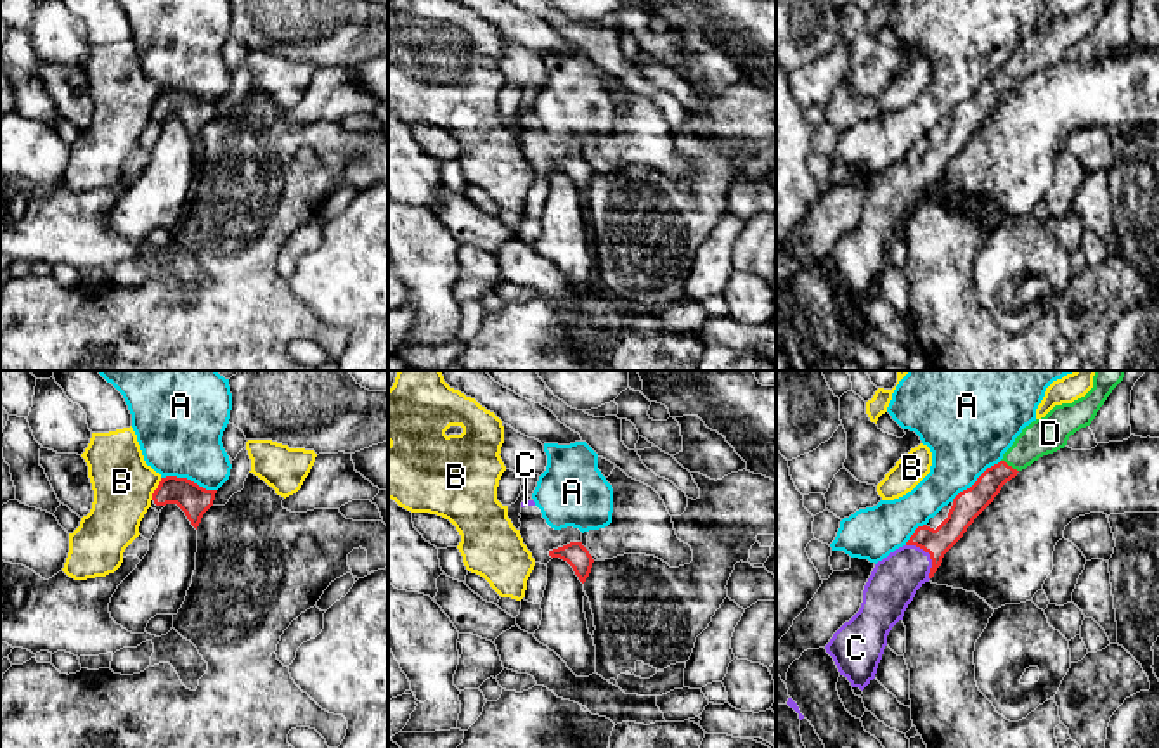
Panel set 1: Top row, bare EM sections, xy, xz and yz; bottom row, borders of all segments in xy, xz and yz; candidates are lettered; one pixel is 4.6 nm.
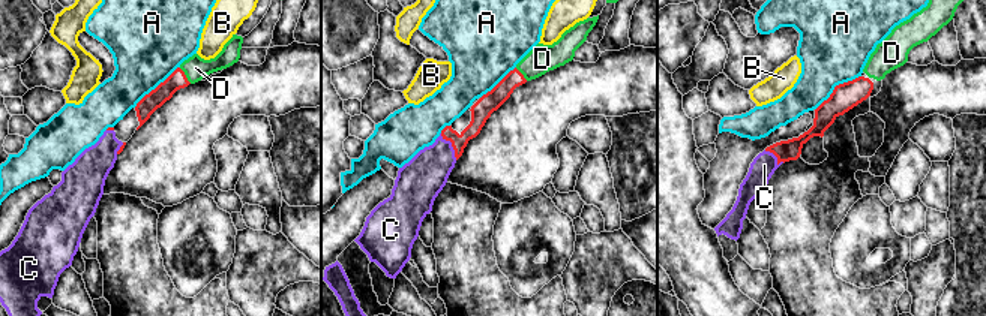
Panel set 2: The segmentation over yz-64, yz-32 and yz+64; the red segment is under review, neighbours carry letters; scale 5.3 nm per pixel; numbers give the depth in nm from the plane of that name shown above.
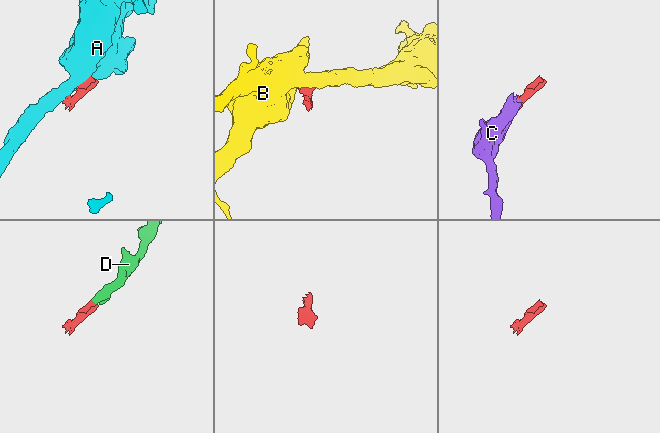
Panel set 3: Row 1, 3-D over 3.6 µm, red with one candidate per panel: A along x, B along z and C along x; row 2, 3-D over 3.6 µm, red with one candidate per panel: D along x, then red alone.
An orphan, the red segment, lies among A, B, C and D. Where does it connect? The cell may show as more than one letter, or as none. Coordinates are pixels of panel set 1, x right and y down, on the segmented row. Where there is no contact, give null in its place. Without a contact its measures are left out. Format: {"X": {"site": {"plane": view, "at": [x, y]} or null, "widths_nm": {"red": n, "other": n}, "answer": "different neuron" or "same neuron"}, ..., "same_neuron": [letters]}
{"A": {"site": {"plane": "xy", "at": [189, 480]}, "widths_nm": {"red": 150, "other": 400}, "answer": "different neuron"}, "B": {"site": {"plane": "xy", "at": [156, 489]}, "widths_nm": {"red": 150, "other": 280}, "answer": "different neuron"}, "C": {"site": {"plane": "yz", "at": [931, 556]}, "widths_nm": {"red": 120, "other": 220}, "answer": "same neuron"}, "D": {"site": {"plane": "yz", "at": [1010, 466]}, "widths_nm": {"red": 140, "other": 170}, "answer": "same neuron"}, "same_neuron": ["C", "D"]}

